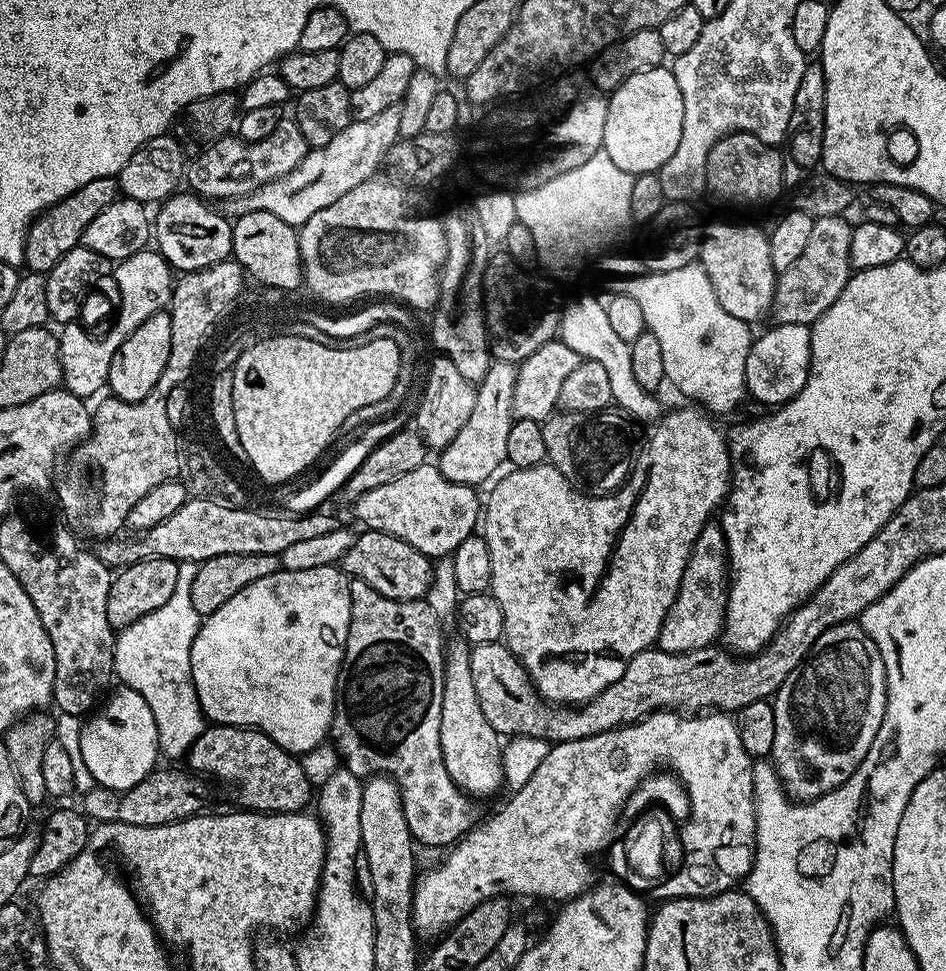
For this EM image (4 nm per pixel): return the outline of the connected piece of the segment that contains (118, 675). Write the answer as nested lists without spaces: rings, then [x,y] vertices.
[[[185,560],[178,570],[178,586],[170,602],[150,610],[130,626],[119,629],[114,654],[114,676],[121,685],[137,691],[154,714],[159,732],[159,751],[166,757],[183,757],[192,743],[204,733],[206,717],[200,709],[192,681],[191,650],[202,617],[190,602],[190,582],[194,582],[197,561]]]

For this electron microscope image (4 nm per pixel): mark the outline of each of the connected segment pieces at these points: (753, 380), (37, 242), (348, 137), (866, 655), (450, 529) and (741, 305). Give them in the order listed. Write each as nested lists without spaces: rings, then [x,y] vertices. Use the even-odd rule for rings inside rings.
[[[773,323],[769,332],[753,339],[750,354],[746,358],[746,382],[744,387],[749,397],[753,396],[760,404],[779,406],[793,400],[806,386],[810,370],[810,338],[812,329],[807,324]]]
[[[103,176],[94,178],[94,182],[86,182],[86,186],[74,190],[74,194],[39,212],[28,227],[23,267],[30,272],[47,274],[70,250],[81,247],[80,239],[82,234],[86,234],[86,226],[90,226],[90,221],[102,214],[102,210],[106,210],[106,206],[110,206],[110,202],[114,202],[120,195],[117,177]]]
[[[395,104],[382,110],[382,114],[375,118],[353,120],[346,126],[346,130],[342,130],[342,134],[326,142],[326,146],[308,151],[306,158],[302,158],[302,162],[298,162],[294,170],[282,178],[266,182],[250,194],[237,196],[235,200],[223,201],[223,211],[232,218],[247,212],[269,212],[287,224],[304,224],[314,214],[318,214],[318,210],[330,206],[330,202],[338,202],[342,194],[354,190],[354,186],[362,186],[362,182],[377,175],[379,168],[376,167],[385,161],[390,146],[401,139],[399,119],[400,105]]]
[[[859,622],[839,624],[826,630],[826,634],[814,642],[794,674],[782,682],[771,701],[774,710],[774,750],[770,760],[776,766],[785,792],[797,802],[807,802],[830,794],[842,786],[852,777],[854,770],[858,770],[871,750],[884,721],[887,701],[888,679],[882,654],[878,646],[874,646],[870,634],[866,634]]]
[[[426,462],[410,474],[402,474],[402,478],[394,478],[394,482],[386,482],[386,486],[377,486],[374,490],[366,490],[362,498],[358,498],[354,511],[358,519],[364,523],[365,529],[373,532],[385,532],[394,538],[402,538],[402,542],[410,542],[422,555],[429,558],[451,557],[455,548],[466,537],[477,531],[482,520],[482,500],[476,497],[477,489],[471,484],[450,482],[440,473],[435,463]]]
[[[716,220],[709,228],[707,225],[703,233],[698,262],[706,270],[726,314],[755,322],[771,313],[778,273],[774,262],[770,262],[770,242],[765,229],[752,224],[735,224],[732,220]]]

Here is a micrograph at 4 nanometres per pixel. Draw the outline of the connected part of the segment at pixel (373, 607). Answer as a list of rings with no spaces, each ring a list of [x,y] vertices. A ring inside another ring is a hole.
[[[349,579],[348,585],[350,626],[344,660],[340,663],[340,678],[336,682],[336,715],[332,717],[331,739],[336,739],[336,748],[347,771],[361,778],[381,775],[396,781],[403,798],[406,824],[417,845],[447,849],[476,827],[478,817],[472,805],[475,803],[452,780],[442,754],[440,731],[446,639],[441,622],[427,599],[391,600],[361,580]]]

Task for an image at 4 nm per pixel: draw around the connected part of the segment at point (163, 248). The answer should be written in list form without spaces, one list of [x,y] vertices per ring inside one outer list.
[[[195,194],[180,195],[169,196],[159,205],[160,213],[157,216],[155,213],[154,244],[160,255],[180,274],[202,270],[229,259],[232,256],[232,224],[229,217],[219,211],[216,213],[211,203]]]

